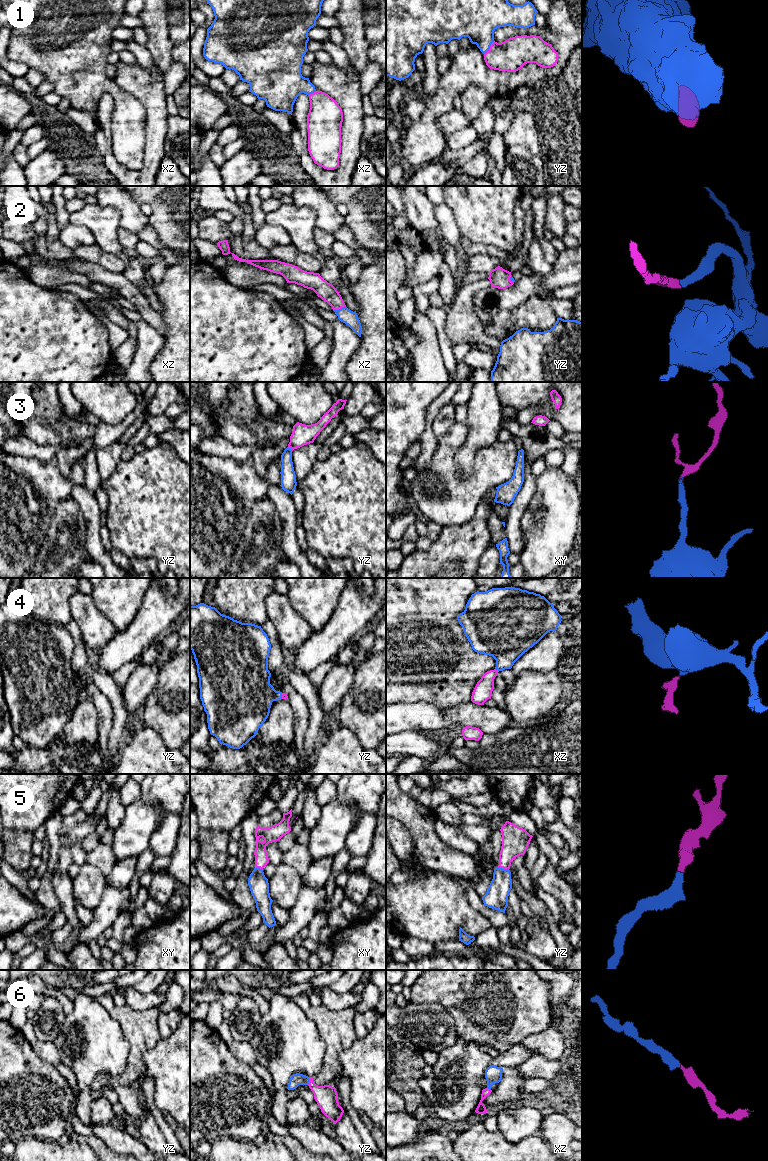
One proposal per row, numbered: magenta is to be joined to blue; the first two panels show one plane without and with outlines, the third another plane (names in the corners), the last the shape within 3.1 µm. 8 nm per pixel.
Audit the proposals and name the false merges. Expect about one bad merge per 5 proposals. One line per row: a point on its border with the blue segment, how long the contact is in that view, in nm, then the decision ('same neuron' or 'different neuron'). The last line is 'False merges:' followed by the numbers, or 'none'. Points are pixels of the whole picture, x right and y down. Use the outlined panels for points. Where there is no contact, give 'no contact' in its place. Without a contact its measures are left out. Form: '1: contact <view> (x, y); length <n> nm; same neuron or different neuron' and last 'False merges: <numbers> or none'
1: contact yz (489, 48); length 140 nm; same neuron
2: contact xz (339, 309); length 110 nm; same neuron
3: contact yz (290, 448); length 50 nm; same neuron
4: contact xz (497, 669); length 40 nm; same neuron
5: contact yz (502, 868); length 90 nm; same neuron
6: contact yz (309, 1081); length 70 nm; same neuron
False merges: none

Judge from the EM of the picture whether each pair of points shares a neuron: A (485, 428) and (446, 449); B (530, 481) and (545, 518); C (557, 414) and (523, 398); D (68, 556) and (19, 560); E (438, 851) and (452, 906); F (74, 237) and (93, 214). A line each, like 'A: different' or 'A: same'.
A: different
B: different
C: same
D: different
E: different
F: different

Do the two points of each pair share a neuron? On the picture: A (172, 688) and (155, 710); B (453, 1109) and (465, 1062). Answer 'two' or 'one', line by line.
A: one
B: one

